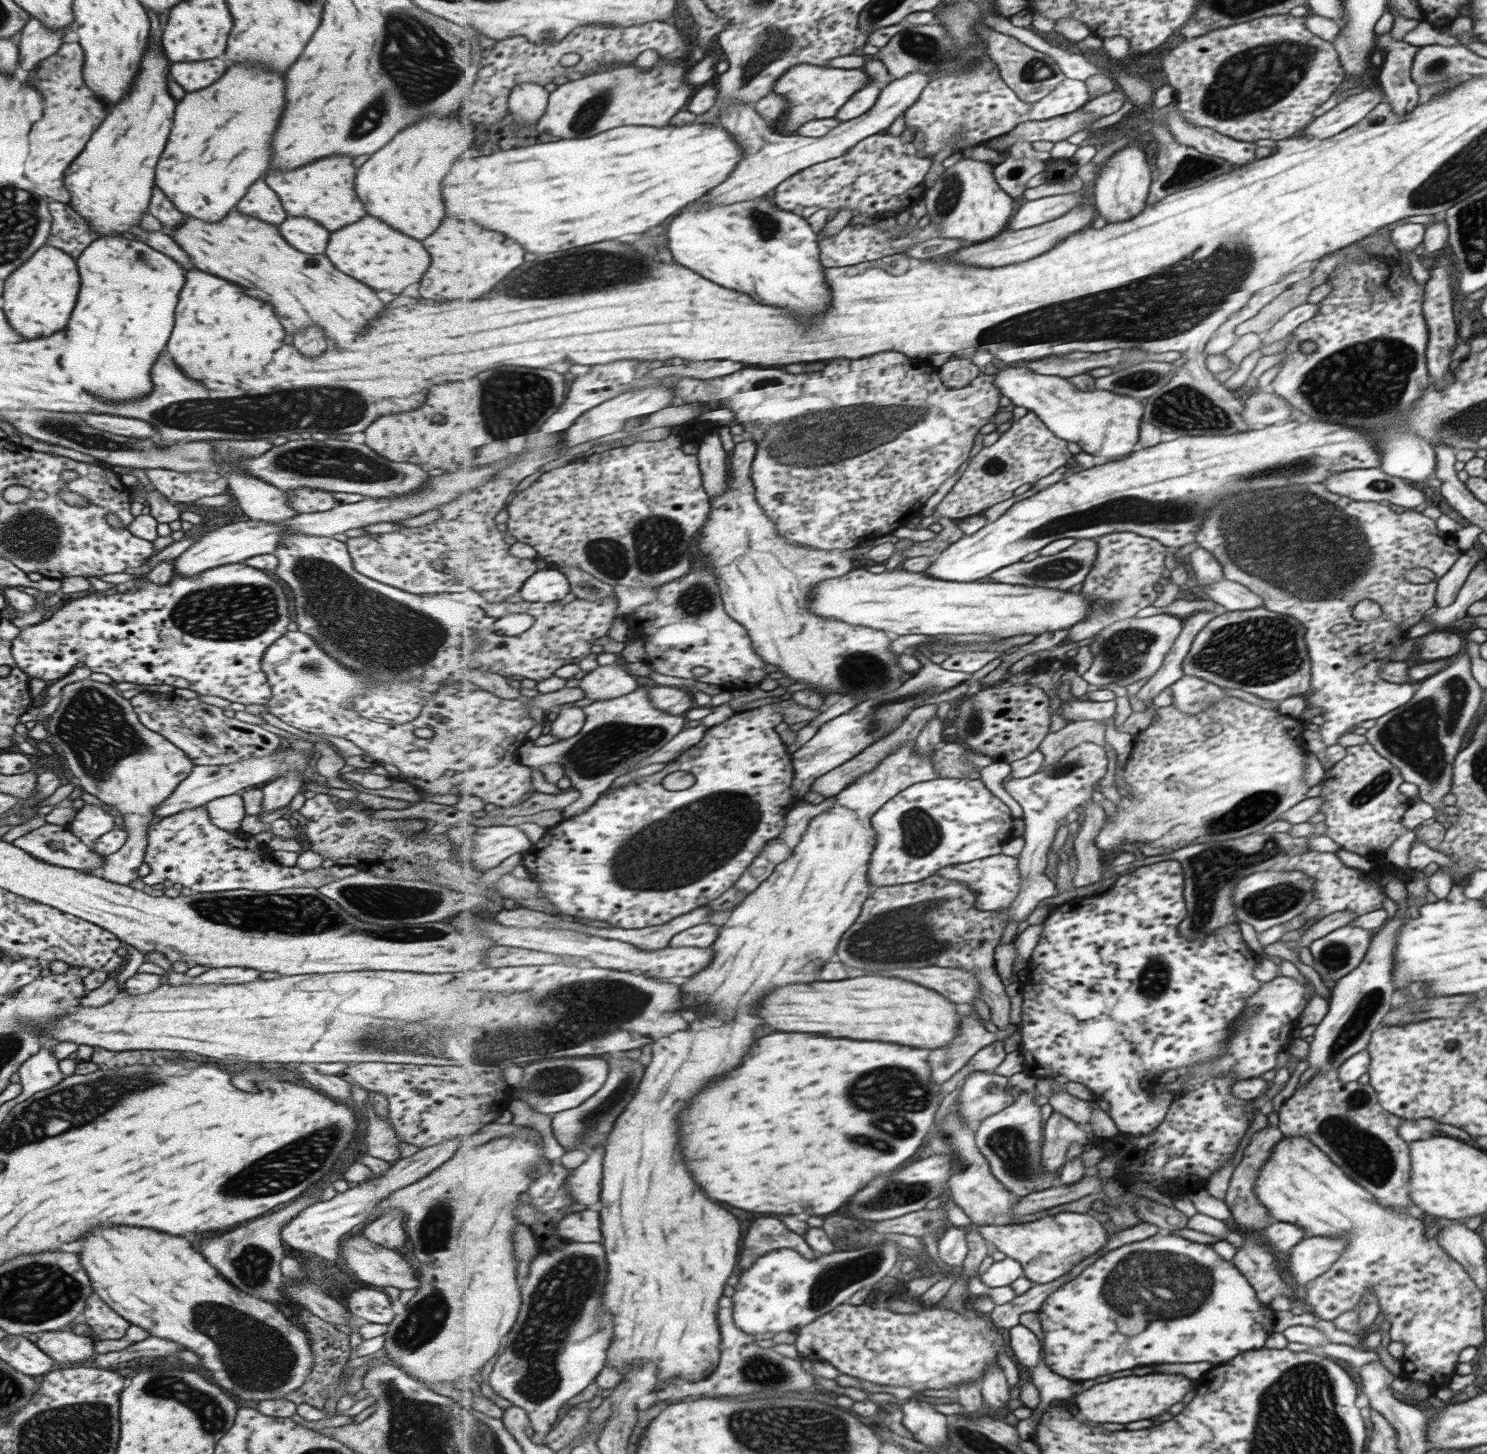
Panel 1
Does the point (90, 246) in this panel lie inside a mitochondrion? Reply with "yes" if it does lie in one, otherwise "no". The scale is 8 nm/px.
no

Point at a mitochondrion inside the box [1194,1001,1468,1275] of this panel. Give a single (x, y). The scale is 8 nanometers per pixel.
(1364, 1154)

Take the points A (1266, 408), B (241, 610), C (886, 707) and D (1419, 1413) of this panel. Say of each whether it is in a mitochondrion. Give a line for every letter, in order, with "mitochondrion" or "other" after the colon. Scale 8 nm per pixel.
A: mitochondrion
B: mitochondrion
C: mitochondrion
D: other

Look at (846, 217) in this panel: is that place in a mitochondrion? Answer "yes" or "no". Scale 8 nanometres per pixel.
no

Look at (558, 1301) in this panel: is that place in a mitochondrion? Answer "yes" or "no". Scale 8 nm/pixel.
yes

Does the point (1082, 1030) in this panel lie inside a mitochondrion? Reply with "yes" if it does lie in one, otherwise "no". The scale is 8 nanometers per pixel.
no

